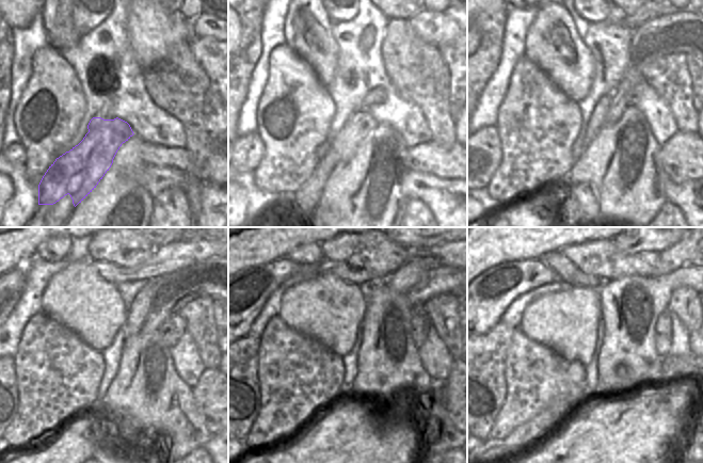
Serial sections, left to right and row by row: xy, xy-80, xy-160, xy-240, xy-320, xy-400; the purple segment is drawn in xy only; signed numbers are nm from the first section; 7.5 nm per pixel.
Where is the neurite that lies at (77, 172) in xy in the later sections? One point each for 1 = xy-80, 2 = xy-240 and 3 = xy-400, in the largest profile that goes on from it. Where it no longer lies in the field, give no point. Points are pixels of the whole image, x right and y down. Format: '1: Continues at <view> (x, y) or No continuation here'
1: Continues at xy-80 (345, 143)
2: Continues at xy-240 (144, 315)
3: Continues at xy-400 (678, 255).

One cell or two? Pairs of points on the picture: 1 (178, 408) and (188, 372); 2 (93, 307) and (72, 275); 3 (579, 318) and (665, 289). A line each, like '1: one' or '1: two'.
1: two
2: one
3: two

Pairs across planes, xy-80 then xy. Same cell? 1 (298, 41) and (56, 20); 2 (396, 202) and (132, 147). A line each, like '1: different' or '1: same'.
1: same
2: same

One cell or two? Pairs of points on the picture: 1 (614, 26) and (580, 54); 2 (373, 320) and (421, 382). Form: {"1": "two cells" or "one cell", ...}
{"1": "two cells", "2": "one cell"}

